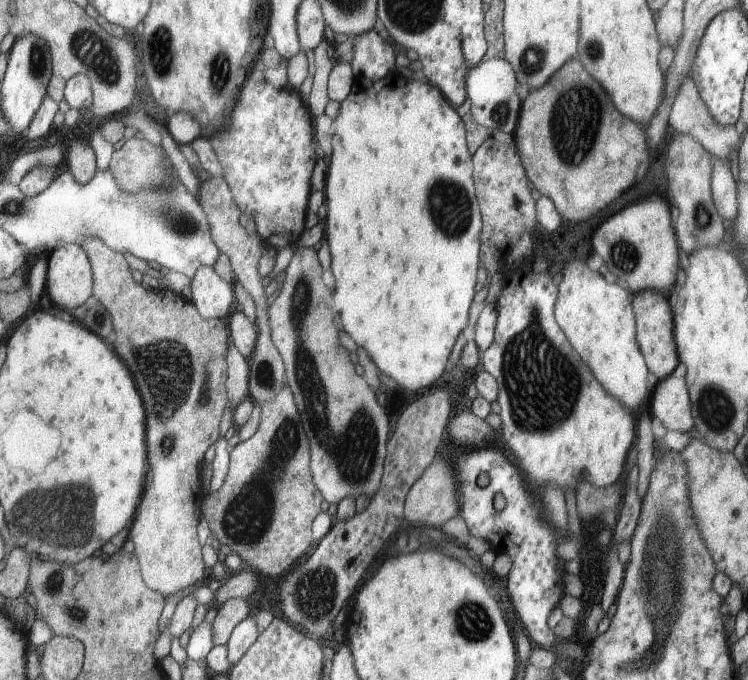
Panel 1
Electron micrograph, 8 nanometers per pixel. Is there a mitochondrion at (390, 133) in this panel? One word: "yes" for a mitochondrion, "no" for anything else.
no

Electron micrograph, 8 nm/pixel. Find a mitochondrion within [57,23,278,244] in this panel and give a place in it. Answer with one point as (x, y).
(88, 46)

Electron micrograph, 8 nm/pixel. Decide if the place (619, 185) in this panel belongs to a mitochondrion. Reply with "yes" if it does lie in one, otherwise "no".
no

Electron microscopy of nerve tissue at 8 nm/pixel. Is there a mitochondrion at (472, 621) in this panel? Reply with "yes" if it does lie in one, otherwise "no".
yes

